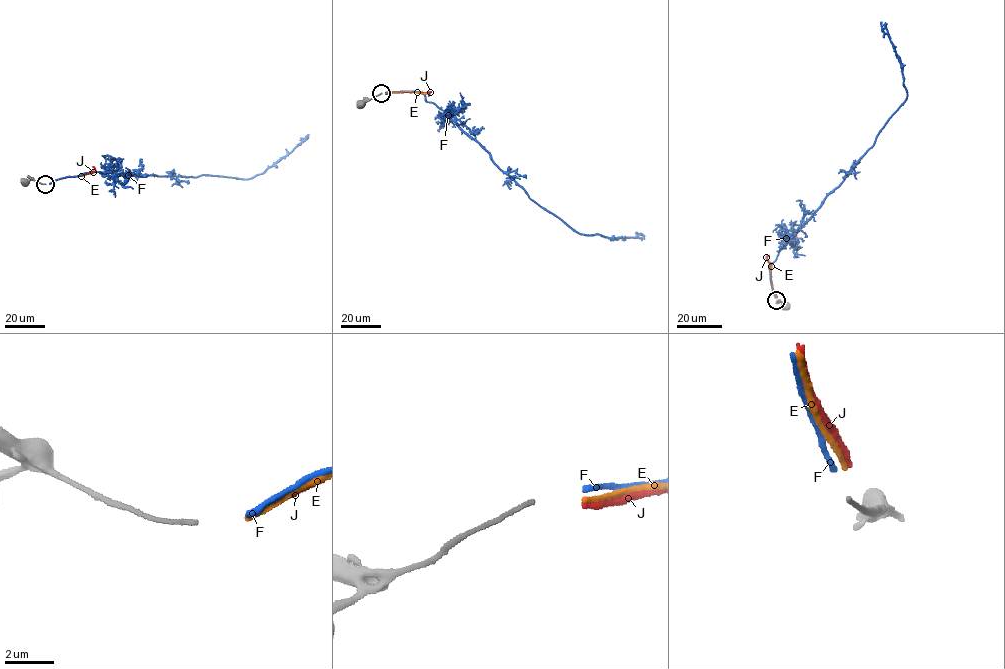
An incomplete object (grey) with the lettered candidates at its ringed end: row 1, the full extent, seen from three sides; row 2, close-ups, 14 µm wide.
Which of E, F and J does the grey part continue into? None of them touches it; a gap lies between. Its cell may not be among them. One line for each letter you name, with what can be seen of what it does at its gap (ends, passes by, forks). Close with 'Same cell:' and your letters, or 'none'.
F: it ends there
Same cell: F

